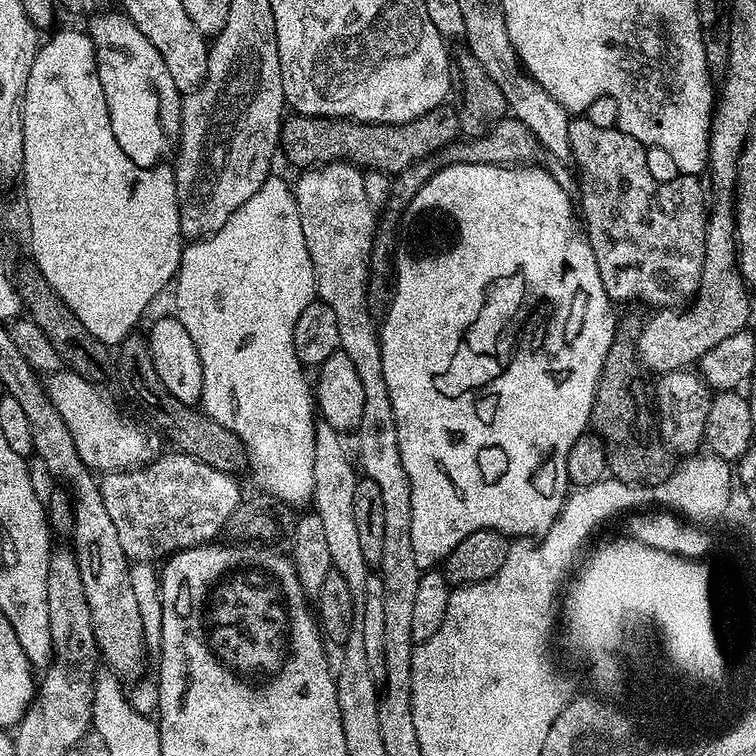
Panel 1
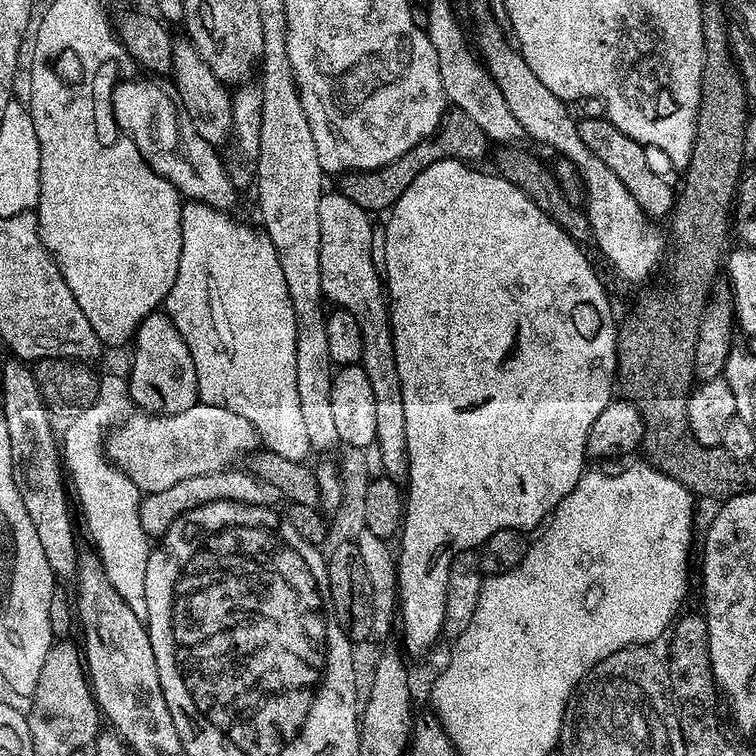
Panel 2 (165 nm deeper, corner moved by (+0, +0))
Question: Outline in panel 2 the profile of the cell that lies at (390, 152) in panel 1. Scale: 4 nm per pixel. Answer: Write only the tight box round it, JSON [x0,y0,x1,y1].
[338,106,490,214]

